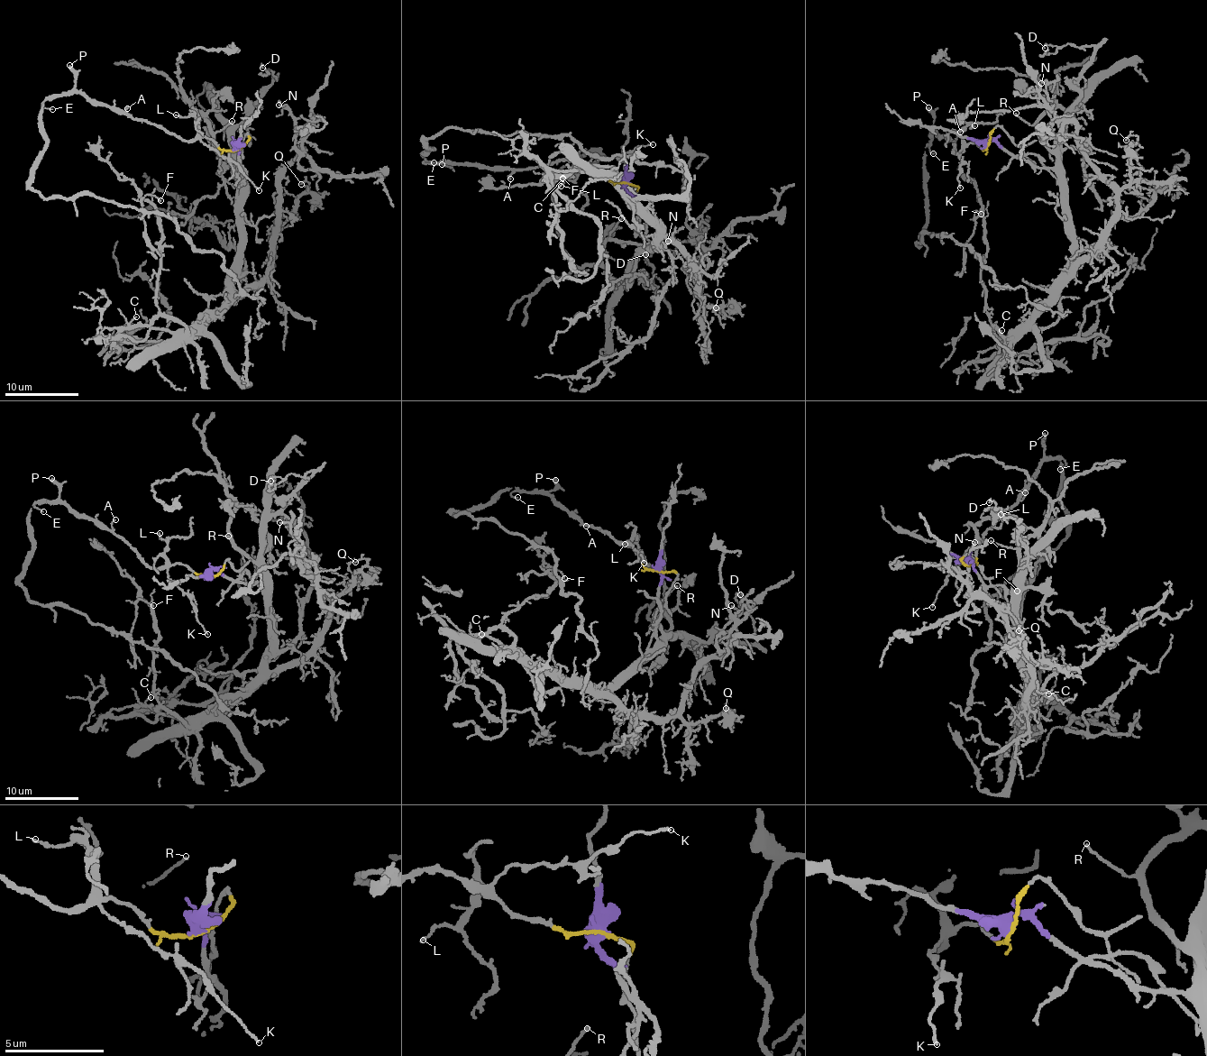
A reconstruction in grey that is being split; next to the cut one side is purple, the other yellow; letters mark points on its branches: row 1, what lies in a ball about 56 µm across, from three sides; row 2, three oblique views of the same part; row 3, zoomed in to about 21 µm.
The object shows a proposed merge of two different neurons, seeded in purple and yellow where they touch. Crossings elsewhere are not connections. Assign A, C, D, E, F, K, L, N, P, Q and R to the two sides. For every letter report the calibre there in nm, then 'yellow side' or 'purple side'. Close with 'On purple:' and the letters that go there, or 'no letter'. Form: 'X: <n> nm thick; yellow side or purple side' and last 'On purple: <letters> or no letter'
A: 130 nm thick; yellow side
C: 130 nm thick; purple side
D: 110 nm thick; purple side
E: 110 nm thick; yellow side
F: 140 nm thick; purple side
K: 110 nm thick; yellow side
L: 160 nm thick; yellow side
N: 130 nm thick; purple side
P: 360 nm thick; yellow side
Q: 100 nm thick; purple side
R: 120 nm thick; purple side
On purple: C, D, F, N, Q, R

